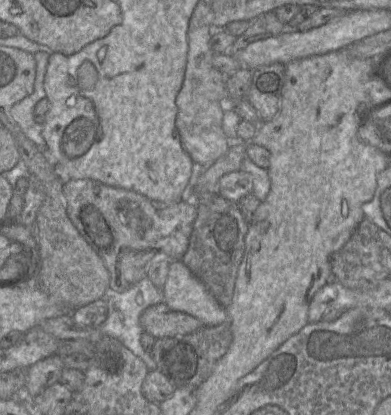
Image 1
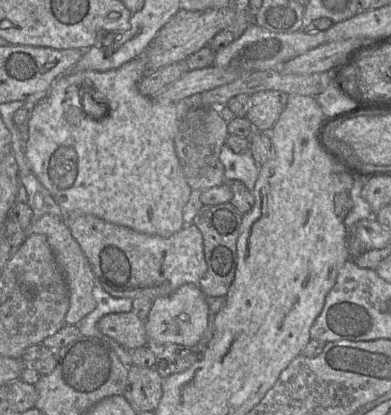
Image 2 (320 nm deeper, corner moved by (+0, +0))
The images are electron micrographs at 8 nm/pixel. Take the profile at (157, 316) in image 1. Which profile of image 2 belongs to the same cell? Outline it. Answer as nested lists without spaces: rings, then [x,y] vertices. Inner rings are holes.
[[[132,311],[107,314],[99,320],[97,327],[129,351],[148,345],[145,321]]]

